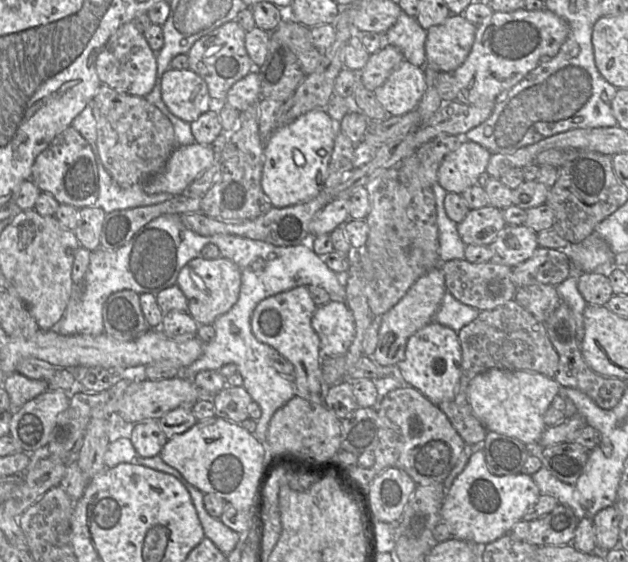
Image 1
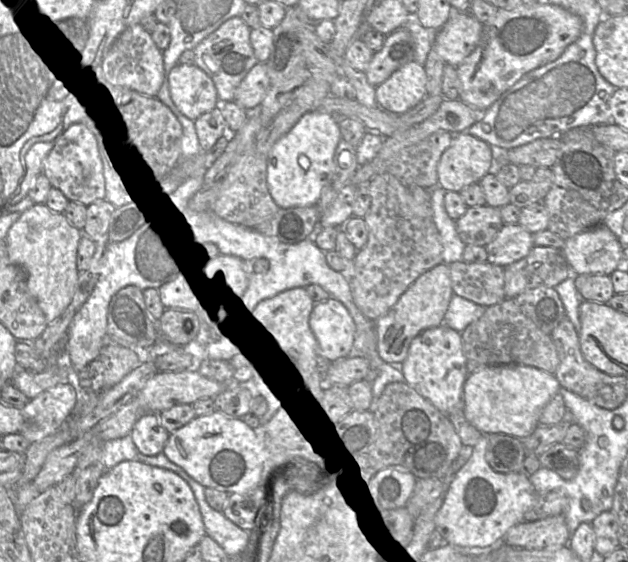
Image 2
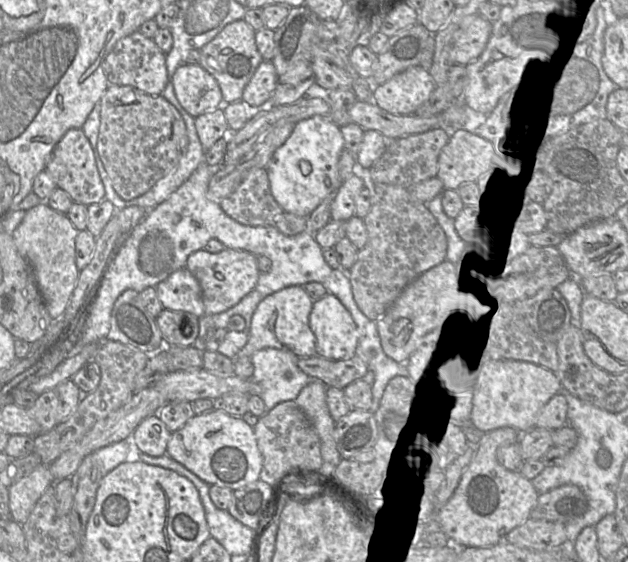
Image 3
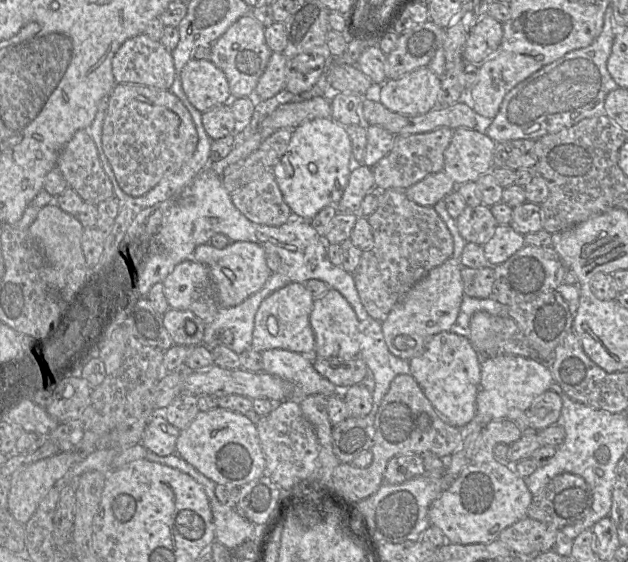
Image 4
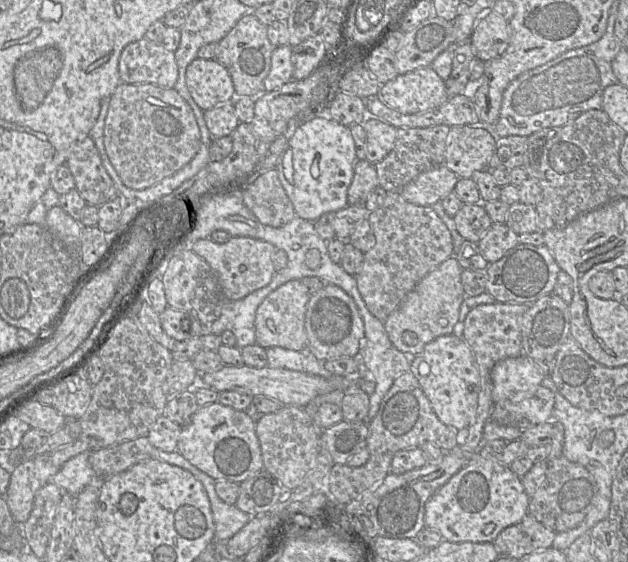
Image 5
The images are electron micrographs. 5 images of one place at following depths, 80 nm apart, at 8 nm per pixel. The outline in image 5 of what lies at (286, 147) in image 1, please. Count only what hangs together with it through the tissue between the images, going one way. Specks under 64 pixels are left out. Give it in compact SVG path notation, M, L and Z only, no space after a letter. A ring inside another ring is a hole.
M327 112L296 125L275 168L296 216L314 222L325 213L344 209L356 160L349 127L330 119Z

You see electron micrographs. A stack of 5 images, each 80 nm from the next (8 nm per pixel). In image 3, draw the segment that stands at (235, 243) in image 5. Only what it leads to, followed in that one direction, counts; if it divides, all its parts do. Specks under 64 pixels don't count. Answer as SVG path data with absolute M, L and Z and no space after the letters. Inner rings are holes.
M229 248L219 253L210 253L201 249L188 257L185 267L201 286L205 315L219 314L229 310L255 288L261 273L257 259L257 256L250 252Z

